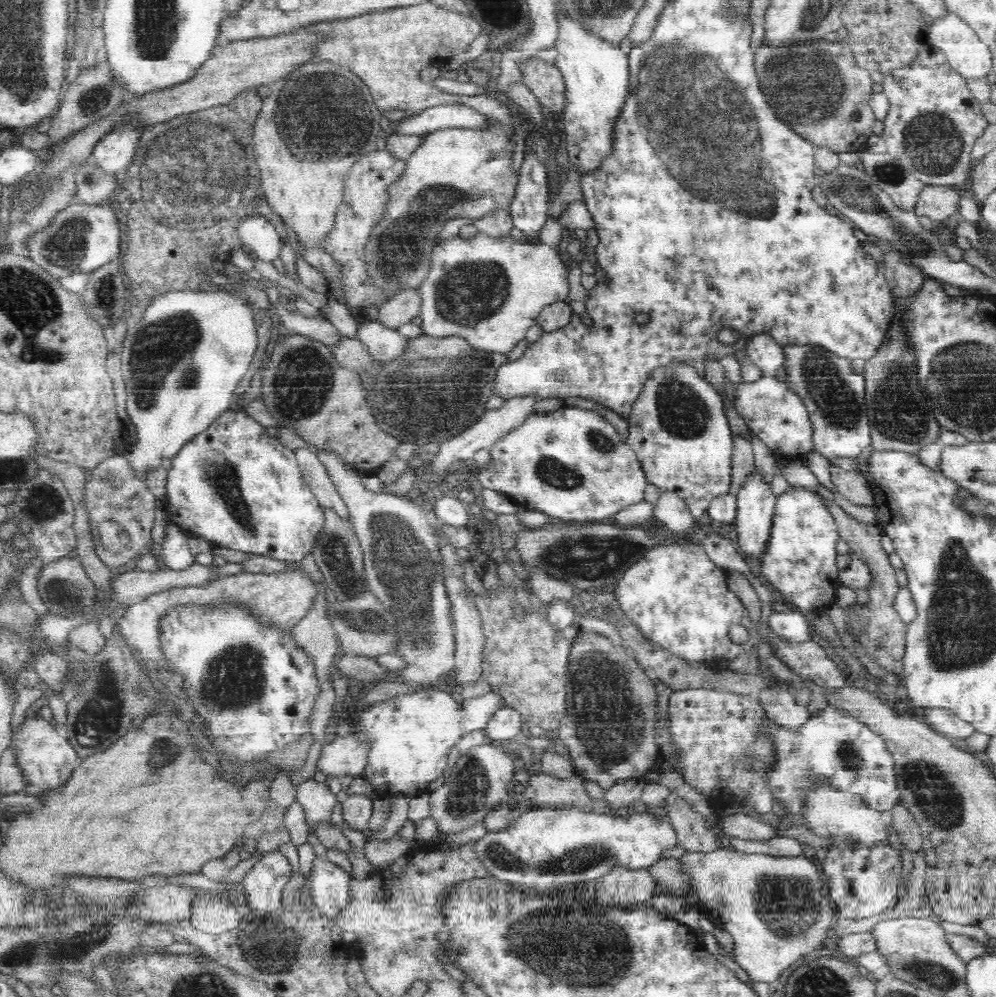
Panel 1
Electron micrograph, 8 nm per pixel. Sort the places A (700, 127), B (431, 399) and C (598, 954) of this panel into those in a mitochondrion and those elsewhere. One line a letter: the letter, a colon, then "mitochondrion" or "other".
A: mitochondrion
B: mitochondrion
C: mitochondrion

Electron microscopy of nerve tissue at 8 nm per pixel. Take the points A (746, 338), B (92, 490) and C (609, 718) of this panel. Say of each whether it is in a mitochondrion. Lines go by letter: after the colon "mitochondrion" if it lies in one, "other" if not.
A: other
B: other
C: mitochondrion

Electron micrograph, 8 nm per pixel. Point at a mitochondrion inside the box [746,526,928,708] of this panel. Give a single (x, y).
(862, 620)

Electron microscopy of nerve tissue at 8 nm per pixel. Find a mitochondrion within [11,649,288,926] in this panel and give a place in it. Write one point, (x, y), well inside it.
(101, 716)

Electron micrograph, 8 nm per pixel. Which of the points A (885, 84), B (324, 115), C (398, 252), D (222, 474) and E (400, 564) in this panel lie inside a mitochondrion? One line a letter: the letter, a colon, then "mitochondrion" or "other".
A: other
B: mitochondrion
C: mitochondrion
D: mitochondrion
E: mitochondrion

